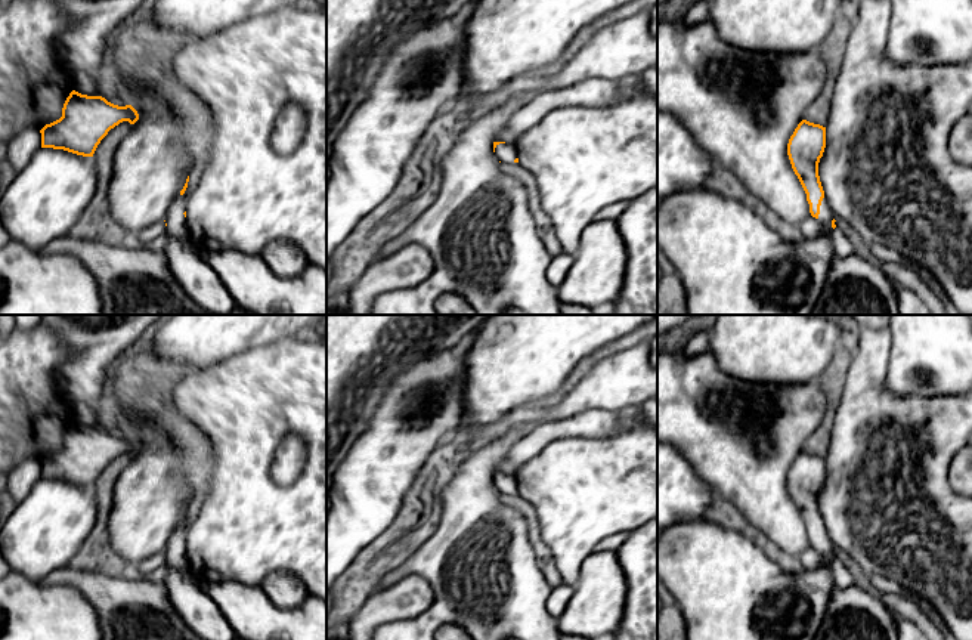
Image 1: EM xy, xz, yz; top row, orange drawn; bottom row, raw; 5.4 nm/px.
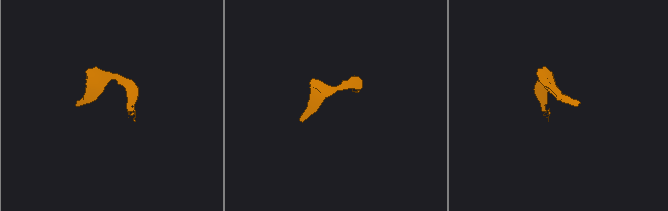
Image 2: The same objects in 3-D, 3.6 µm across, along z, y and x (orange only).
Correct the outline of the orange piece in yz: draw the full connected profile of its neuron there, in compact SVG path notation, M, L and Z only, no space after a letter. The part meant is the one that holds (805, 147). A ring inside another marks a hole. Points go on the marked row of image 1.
M802 120L787 143L787 155L810 204L810 213L824 231L815 238L790 242L771 229L747 205L703 188L675 192L657 201L657 247L674 265L685 288L685 315L811 315L827 281L835 256L830 235L836 228L824 198L818 163L826 148L826 127Z

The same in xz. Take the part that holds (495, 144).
M493 142L493 152L499 163L518 163L516 146L505 142Z

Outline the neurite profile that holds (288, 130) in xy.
M287 103L273 126L270 145L278 154L291 154L306 130L306 114L297 103Z

